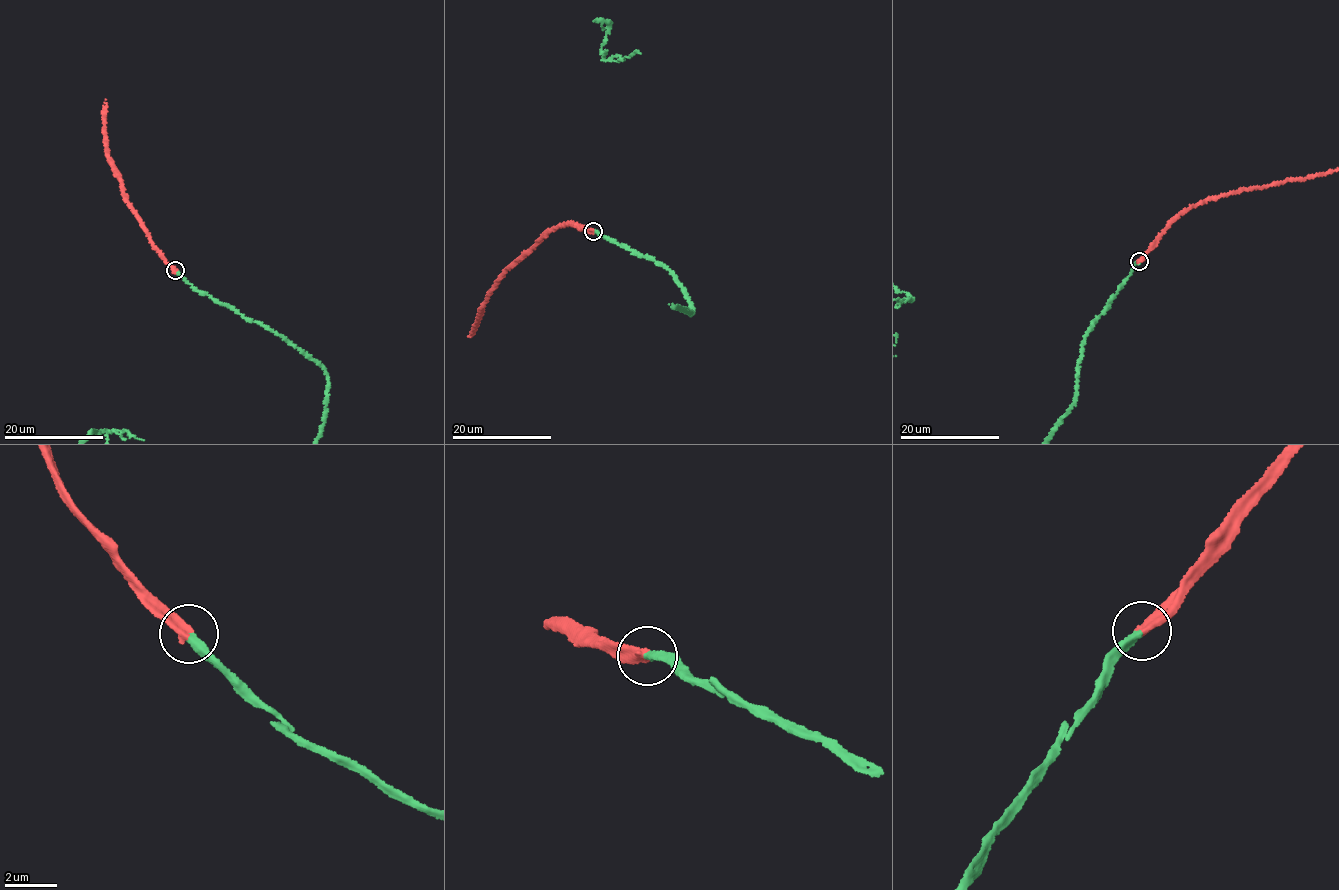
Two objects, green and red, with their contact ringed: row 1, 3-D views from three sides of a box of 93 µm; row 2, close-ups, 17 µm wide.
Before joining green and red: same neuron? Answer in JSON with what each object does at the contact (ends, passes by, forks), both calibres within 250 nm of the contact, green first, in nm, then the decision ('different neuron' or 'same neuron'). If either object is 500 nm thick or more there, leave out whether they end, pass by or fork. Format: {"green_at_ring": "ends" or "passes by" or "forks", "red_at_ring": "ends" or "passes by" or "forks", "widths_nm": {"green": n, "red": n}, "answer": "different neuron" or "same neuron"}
{"green_at_ring": "ends", "red_at_ring": "ends", "widths_nm": {"green": 320, "red": 400}, "answer": "same neuron"}

